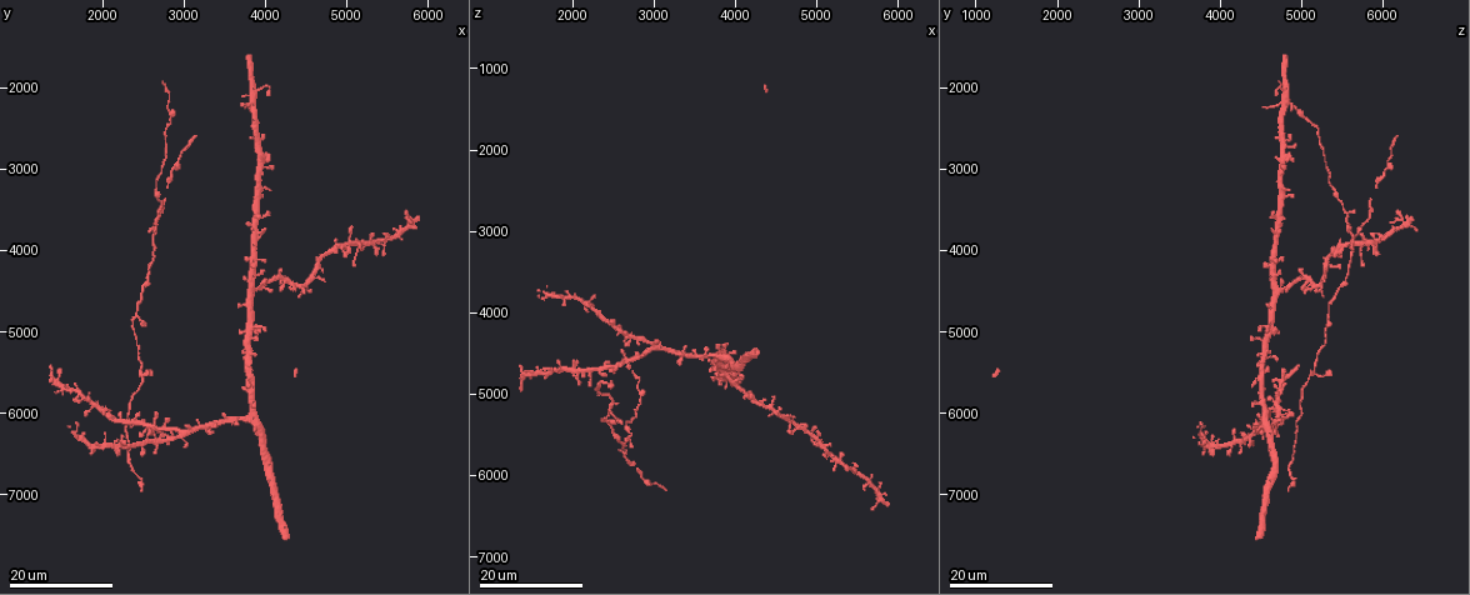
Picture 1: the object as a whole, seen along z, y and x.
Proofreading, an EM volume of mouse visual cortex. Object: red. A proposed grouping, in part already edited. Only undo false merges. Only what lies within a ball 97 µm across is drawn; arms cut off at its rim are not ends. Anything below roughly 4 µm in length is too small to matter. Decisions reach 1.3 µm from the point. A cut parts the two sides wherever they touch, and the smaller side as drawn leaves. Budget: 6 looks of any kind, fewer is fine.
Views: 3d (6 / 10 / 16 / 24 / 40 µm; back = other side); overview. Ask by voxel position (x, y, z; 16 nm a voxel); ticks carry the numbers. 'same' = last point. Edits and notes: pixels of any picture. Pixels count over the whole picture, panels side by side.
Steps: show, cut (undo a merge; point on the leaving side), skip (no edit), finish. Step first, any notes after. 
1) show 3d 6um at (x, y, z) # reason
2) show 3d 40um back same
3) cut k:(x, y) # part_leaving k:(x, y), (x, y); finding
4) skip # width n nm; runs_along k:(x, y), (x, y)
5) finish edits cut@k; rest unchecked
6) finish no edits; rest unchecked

show 3d 24um at (2450, 5500, 5150) # looks like a crossing

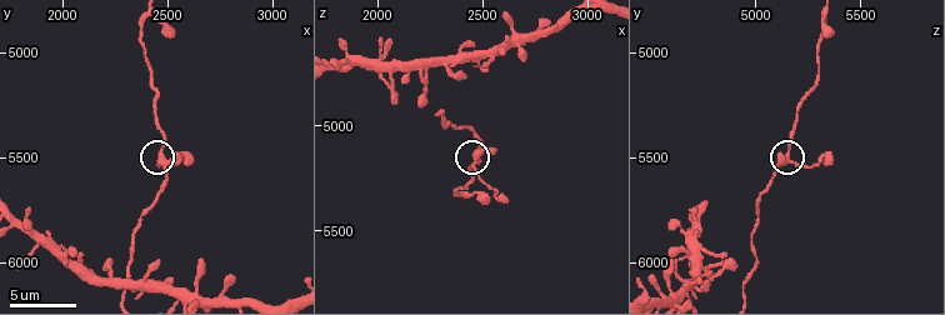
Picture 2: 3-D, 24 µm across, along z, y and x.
show 3d 6um at (2460, 5500, 5150) # closer look

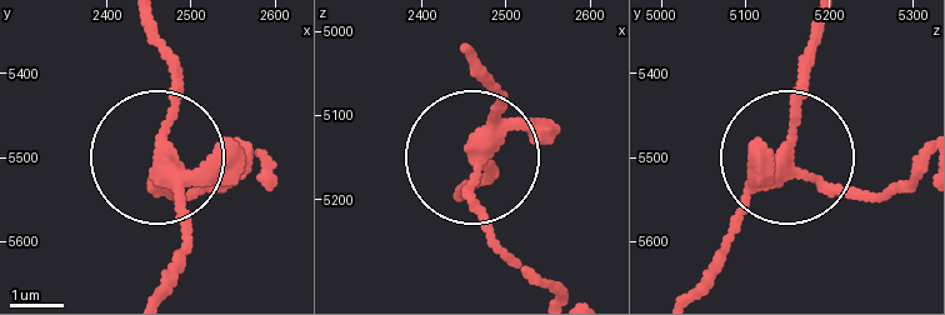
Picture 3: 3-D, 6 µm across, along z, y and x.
skip # width 270 nm; runs_along 3:(471, 63), (494, 111), (466, 179), (503, 255); one neuron here

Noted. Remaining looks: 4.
show 3d 16um at (3800, 5100, 4500)

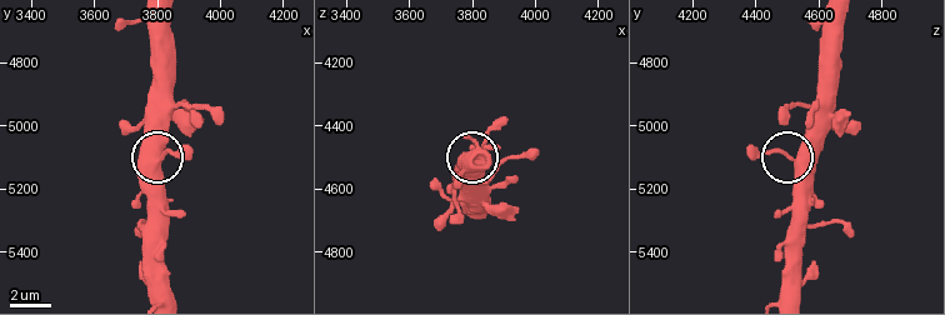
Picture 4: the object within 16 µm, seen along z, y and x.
show 3d 6um at (3790, 5110, 4520)

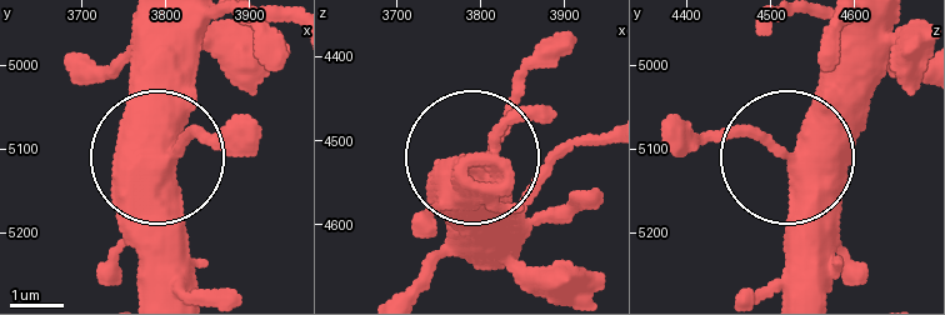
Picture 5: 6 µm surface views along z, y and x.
skip # runs_along 5:(788, 286), (783, 148), (670, 139); all the same neuron

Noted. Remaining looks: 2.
show 3d 24um at (3900, 2050, 4800)

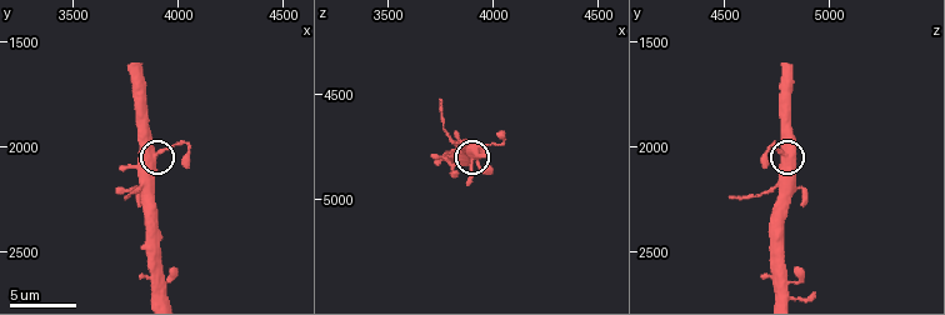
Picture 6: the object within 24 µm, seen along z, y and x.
show 3d 10um at (3880, 2040, 4790) # zoom in

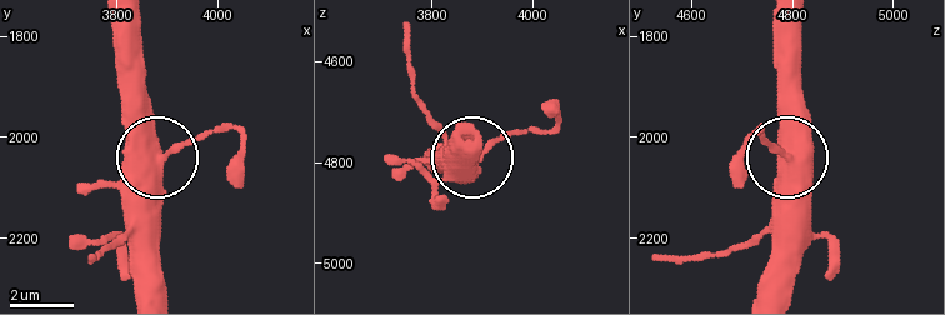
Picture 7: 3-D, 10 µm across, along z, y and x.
skip # runs_along 7:(164, 290), (156, 161), (218, 129); all the same neuron

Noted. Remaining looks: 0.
finish no edits; rest unchecked

